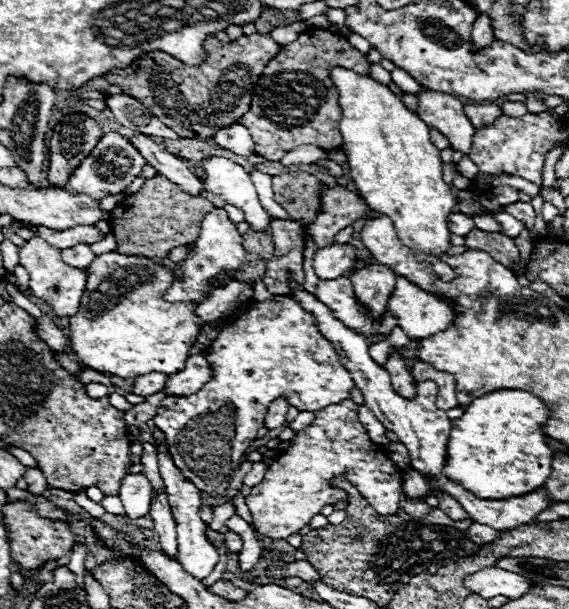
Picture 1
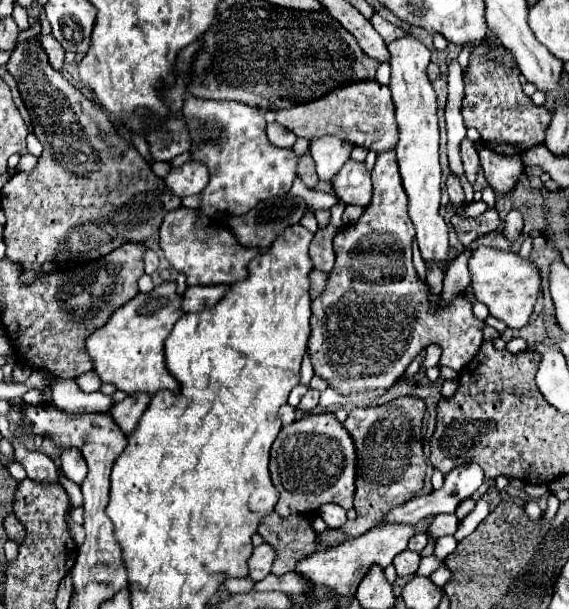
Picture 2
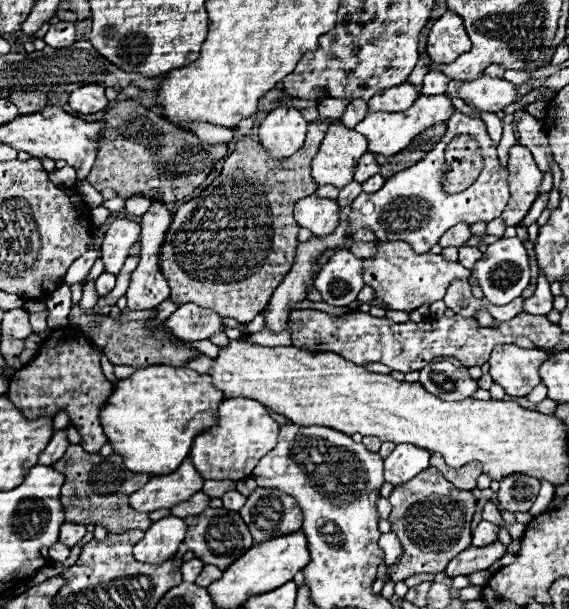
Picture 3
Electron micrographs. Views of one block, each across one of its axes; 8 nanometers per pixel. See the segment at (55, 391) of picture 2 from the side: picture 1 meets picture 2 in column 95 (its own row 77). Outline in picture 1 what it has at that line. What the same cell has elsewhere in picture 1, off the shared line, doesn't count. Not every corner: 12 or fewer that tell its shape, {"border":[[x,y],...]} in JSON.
{"border":[[402,68],[392,70],[392,82],[405,93],[417,95],[424,86]]}

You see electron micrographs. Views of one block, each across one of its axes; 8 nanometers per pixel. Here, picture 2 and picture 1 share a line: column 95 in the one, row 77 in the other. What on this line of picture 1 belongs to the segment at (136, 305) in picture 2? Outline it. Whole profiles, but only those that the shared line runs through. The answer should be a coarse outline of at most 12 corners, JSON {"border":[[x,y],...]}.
{"border":[[332,68],[360,198],[442,280],[456,272],[430,128],[388,86]]}

